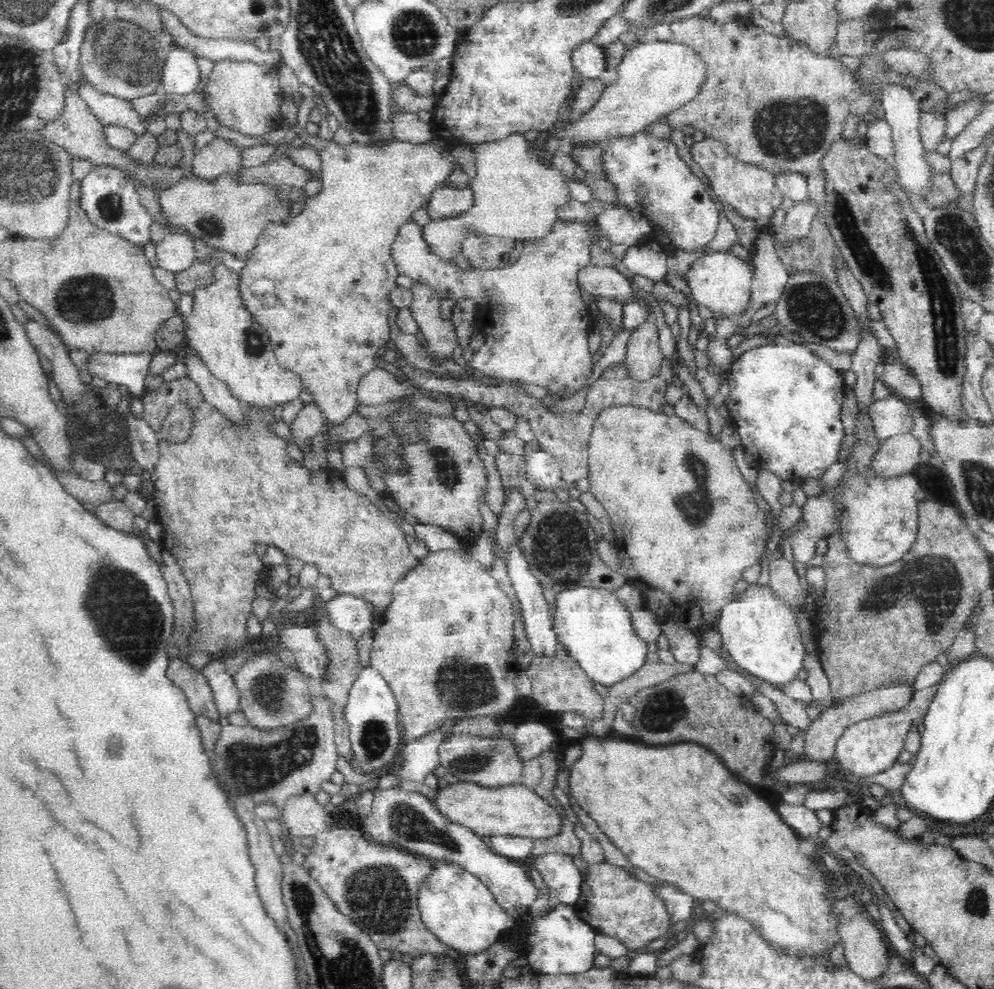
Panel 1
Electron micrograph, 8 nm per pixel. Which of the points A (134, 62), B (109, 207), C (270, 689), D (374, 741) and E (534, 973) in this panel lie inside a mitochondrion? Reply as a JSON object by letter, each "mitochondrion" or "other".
{"A":"mitochondrion","B":"mitochondrion","C":"mitochondrion","D":"mitochondrion","E":"other"}

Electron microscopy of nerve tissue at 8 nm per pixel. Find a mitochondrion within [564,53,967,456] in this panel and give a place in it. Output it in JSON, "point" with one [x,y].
{"point":[942,303]}

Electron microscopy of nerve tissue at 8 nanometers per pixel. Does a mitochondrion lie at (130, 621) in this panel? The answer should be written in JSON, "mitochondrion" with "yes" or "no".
{"mitochondrion":"yes"}

